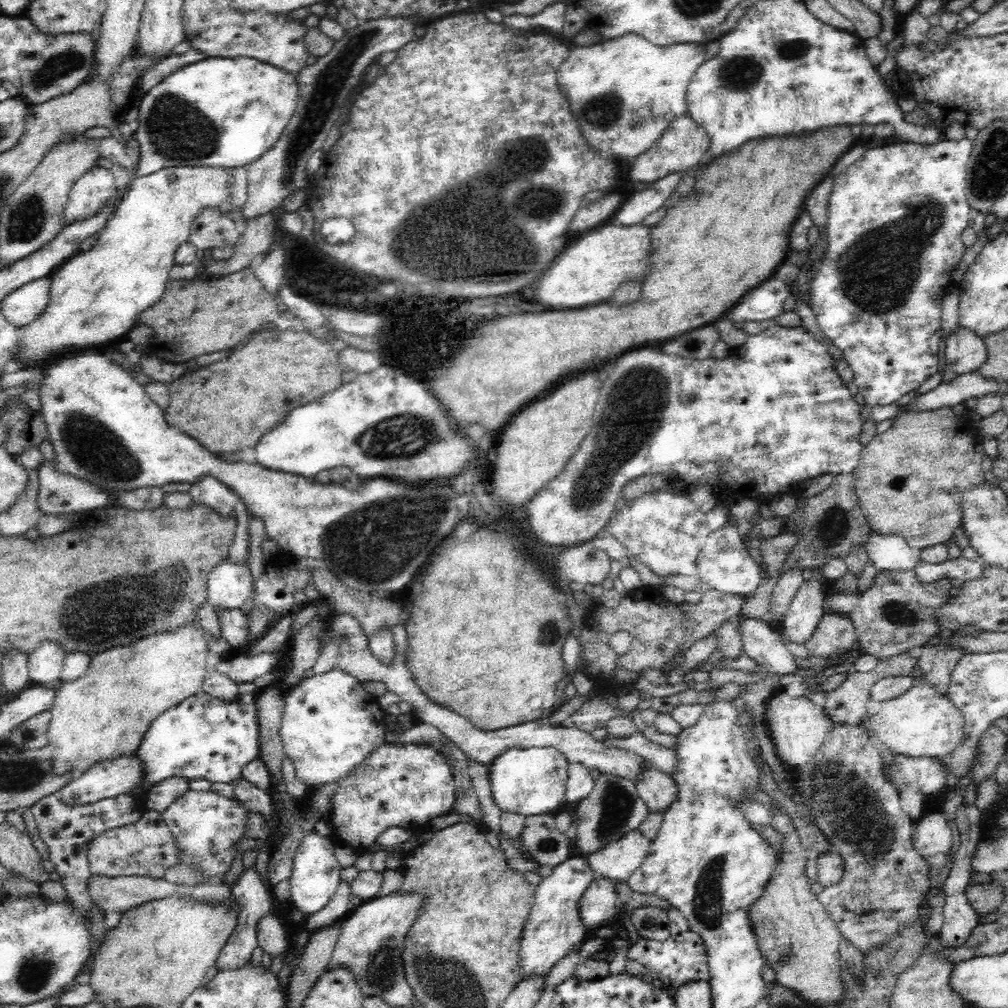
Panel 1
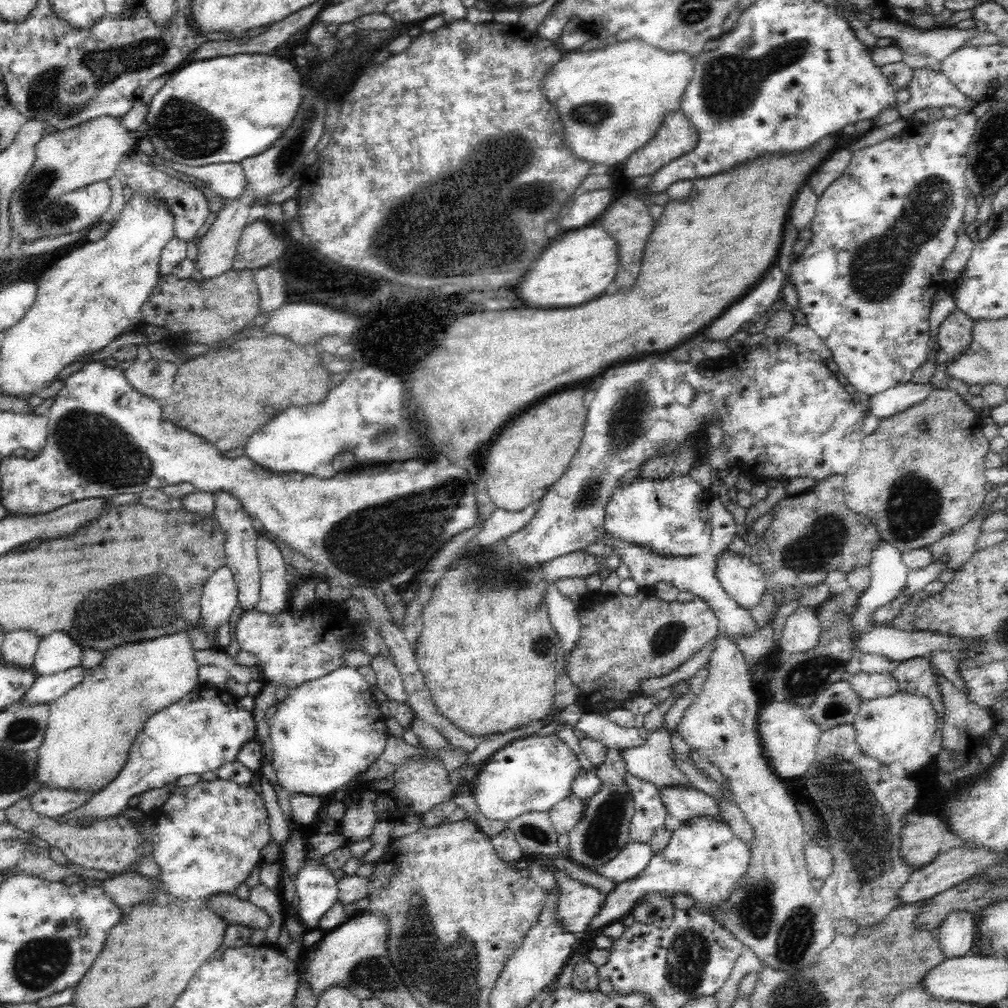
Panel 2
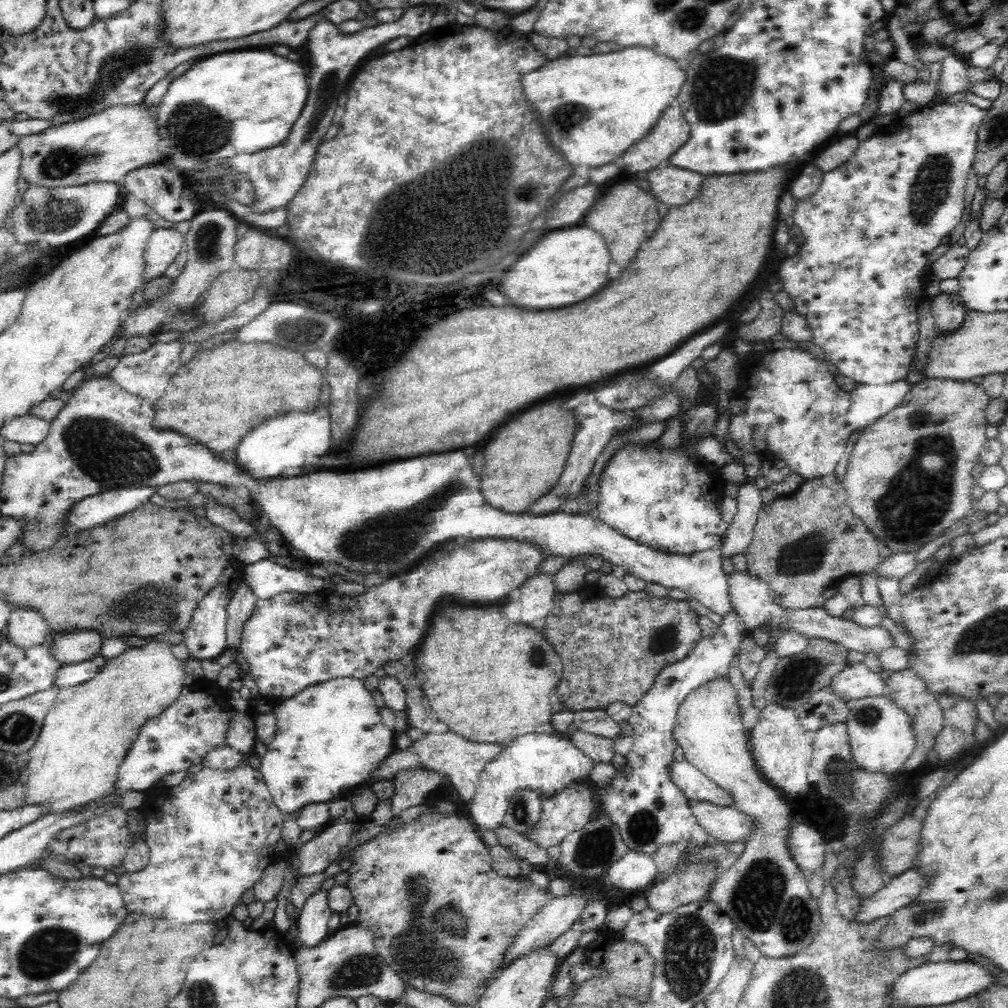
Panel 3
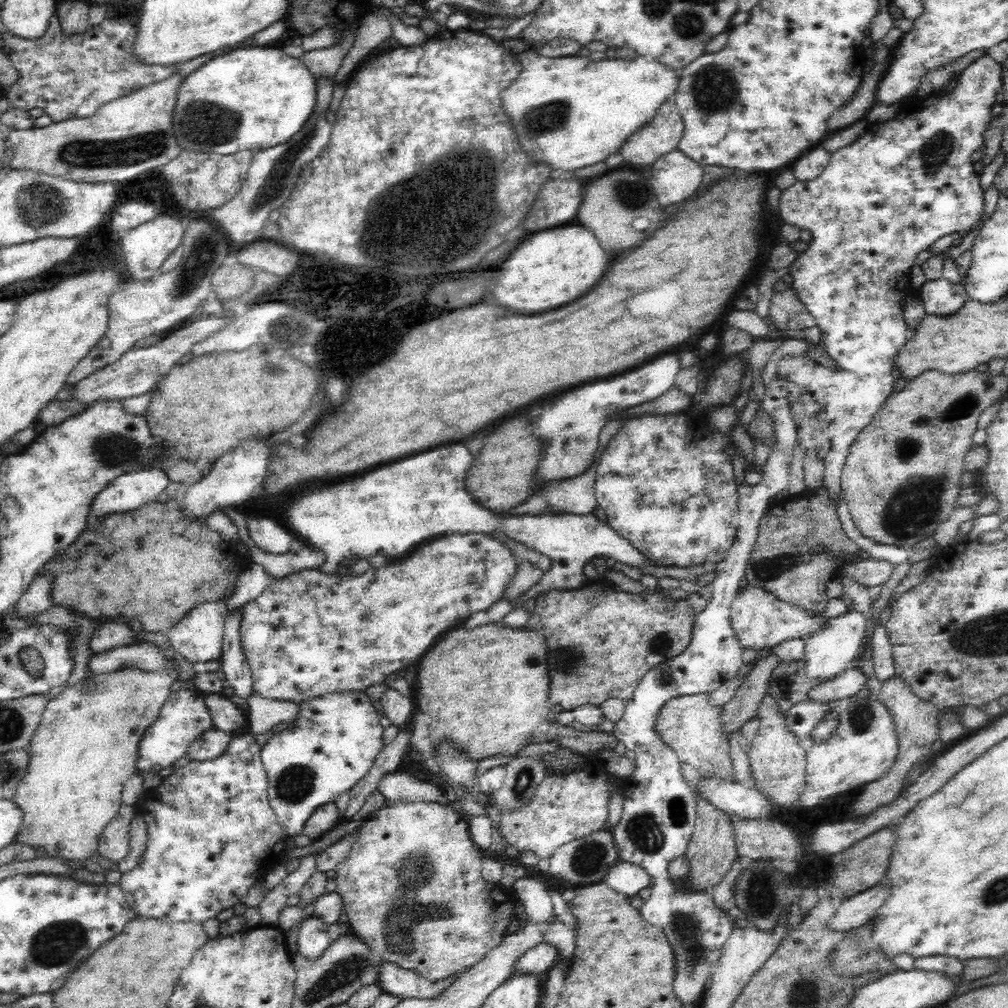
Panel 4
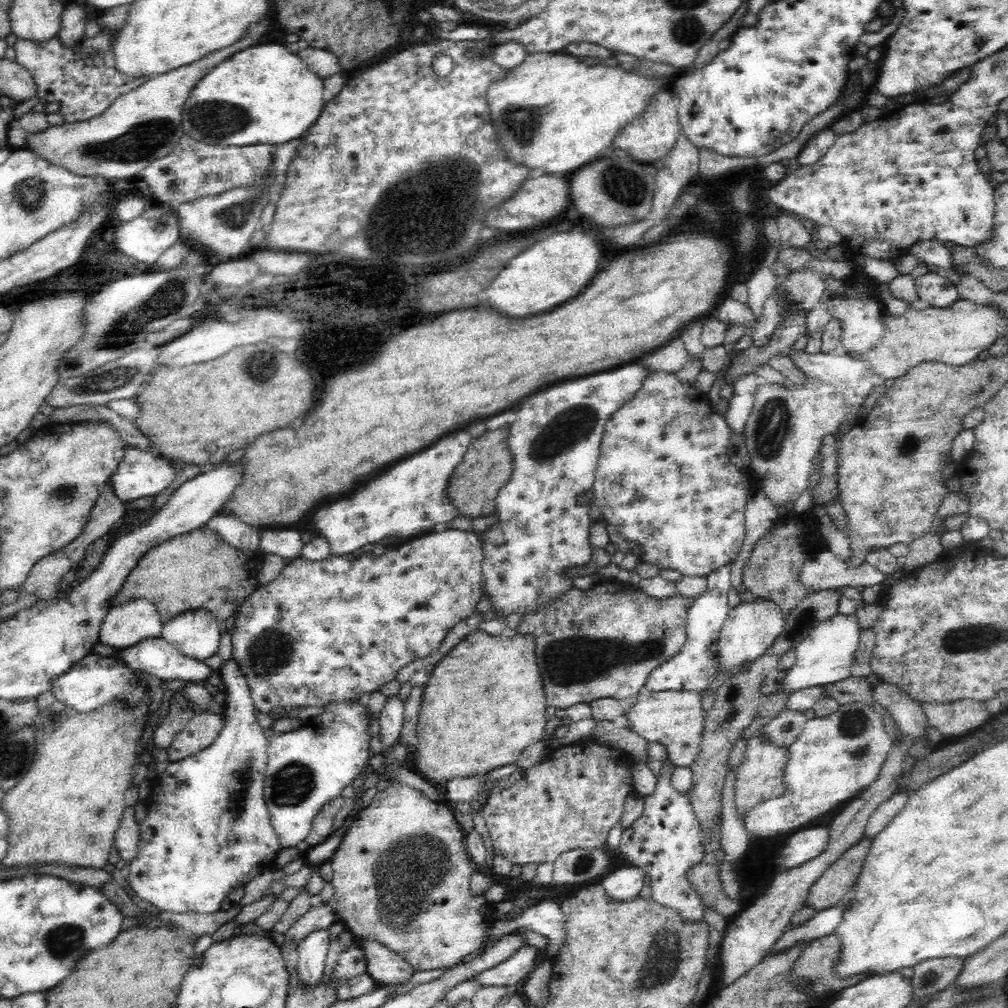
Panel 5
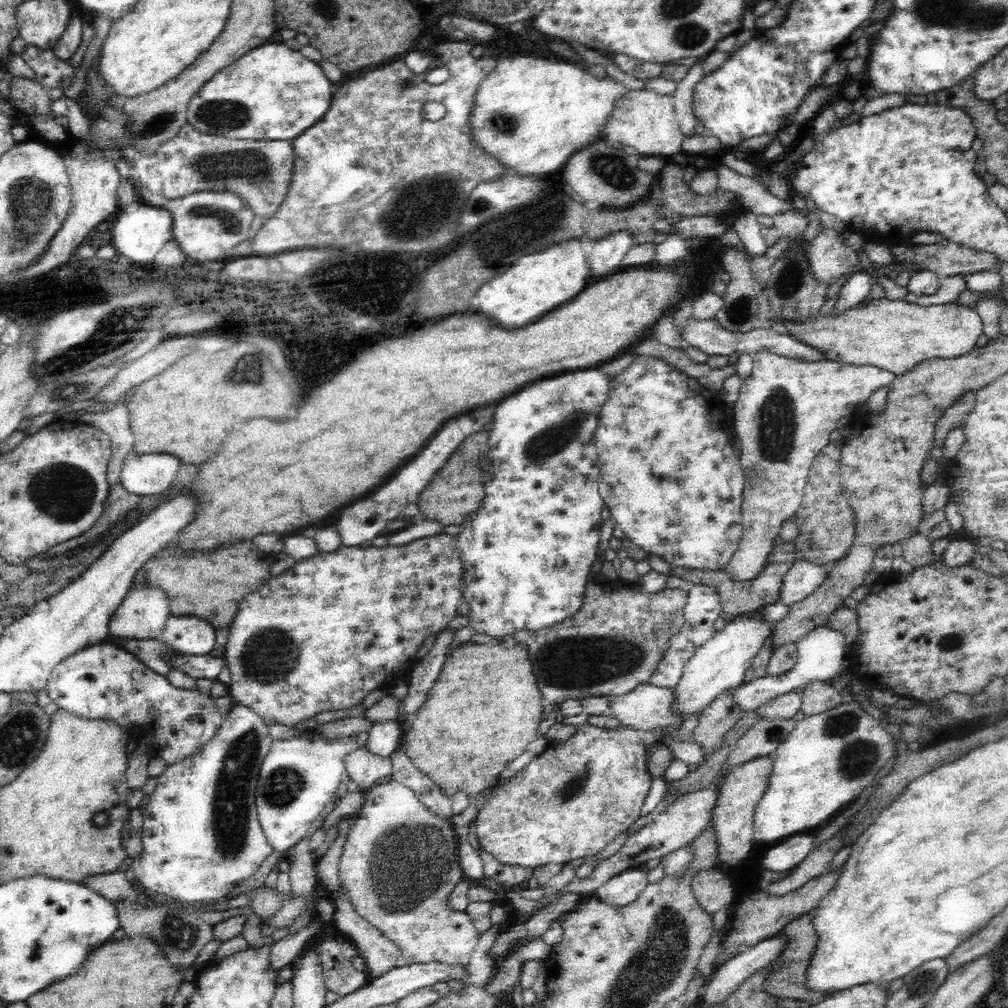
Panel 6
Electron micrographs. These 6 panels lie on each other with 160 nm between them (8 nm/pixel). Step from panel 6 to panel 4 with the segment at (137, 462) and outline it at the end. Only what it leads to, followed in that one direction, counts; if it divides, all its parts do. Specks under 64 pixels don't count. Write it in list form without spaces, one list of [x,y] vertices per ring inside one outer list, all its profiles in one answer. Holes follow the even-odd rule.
[[[140,468],[114,478],[92,501],[89,520],[118,512],[130,512],[156,501],[171,483],[162,468]]]

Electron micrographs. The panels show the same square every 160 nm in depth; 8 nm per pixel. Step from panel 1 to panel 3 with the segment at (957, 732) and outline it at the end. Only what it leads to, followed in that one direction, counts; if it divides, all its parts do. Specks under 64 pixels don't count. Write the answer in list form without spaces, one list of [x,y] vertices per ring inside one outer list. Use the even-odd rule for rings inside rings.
[[[868,696],[848,701],[848,706],[849,718],[845,722],[848,726],[848,746],[860,770],[886,775],[900,774],[916,746],[912,717],[886,696]]]

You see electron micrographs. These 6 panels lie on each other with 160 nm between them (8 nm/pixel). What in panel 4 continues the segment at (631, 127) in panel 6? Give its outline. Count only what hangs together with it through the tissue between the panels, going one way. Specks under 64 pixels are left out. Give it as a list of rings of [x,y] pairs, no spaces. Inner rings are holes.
[[[664,100],[648,124],[632,132],[620,147],[623,162],[632,167],[651,165],[660,156],[677,150],[684,134],[684,123],[676,101]]]

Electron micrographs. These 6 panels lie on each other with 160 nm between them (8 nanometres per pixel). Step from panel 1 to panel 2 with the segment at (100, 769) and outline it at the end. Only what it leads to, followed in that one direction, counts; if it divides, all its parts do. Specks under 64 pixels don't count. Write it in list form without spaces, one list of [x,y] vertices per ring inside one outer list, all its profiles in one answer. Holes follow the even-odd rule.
[[[41,788],[29,799],[34,812],[56,819],[58,816],[77,810],[81,805],[88,803],[95,794],[92,791],[70,792],[64,788],[58,788],[58,790]]]

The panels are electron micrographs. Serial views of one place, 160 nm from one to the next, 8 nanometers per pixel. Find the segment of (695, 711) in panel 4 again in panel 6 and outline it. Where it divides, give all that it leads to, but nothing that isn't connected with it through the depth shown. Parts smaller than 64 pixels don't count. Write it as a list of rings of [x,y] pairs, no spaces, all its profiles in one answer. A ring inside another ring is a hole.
[[[650,682],[640,684],[622,696],[610,696],[609,708],[620,725],[642,729],[656,729],[662,736],[670,736],[684,720],[672,715],[673,690]]]

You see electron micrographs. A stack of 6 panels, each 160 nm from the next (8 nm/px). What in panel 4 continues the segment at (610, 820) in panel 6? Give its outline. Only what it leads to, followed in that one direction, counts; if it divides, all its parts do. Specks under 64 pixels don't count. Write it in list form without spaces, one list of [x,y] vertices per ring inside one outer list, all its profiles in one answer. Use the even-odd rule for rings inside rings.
[[[592,753],[584,754],[584,762],[572,770],[553,770],[539,784],[532,801],[520,811],[502,811],[500,835],[506,844],[520,851],[532,851],[539,859],[549,859],[560,846],[594,832],[604,830],[608,820],[608,786],[612,786],[614,775],[608,774],[598,760],[592,760]]]

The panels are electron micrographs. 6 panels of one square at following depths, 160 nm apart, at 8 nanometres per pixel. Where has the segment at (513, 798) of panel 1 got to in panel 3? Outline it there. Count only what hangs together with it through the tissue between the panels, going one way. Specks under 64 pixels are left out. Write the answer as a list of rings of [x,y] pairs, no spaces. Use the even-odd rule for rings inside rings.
[[[526,733],[516,737],[482,770],[470,814],[478,831],[493,832],[503,824],[504,814],[517,791],[536,791],[541,799],[564,789],[566,784],[588,778],[594,761],[588,758],[574,743],[560,735],[550,733]]]

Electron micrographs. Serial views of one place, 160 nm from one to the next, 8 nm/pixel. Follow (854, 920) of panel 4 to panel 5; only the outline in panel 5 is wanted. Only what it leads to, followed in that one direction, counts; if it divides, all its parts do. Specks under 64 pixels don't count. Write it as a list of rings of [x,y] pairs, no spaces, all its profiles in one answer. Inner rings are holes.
[[[842,901],[837,906],[814,912],[814,915],[800,926],[786,930],[774,944],[772,950],[764,957],[779,953],[800,941],[812,941],[814,938],[831,935],[833,929],[840,924],[841,917],[844,916],[845,910],[848,908],[849,904]]]

